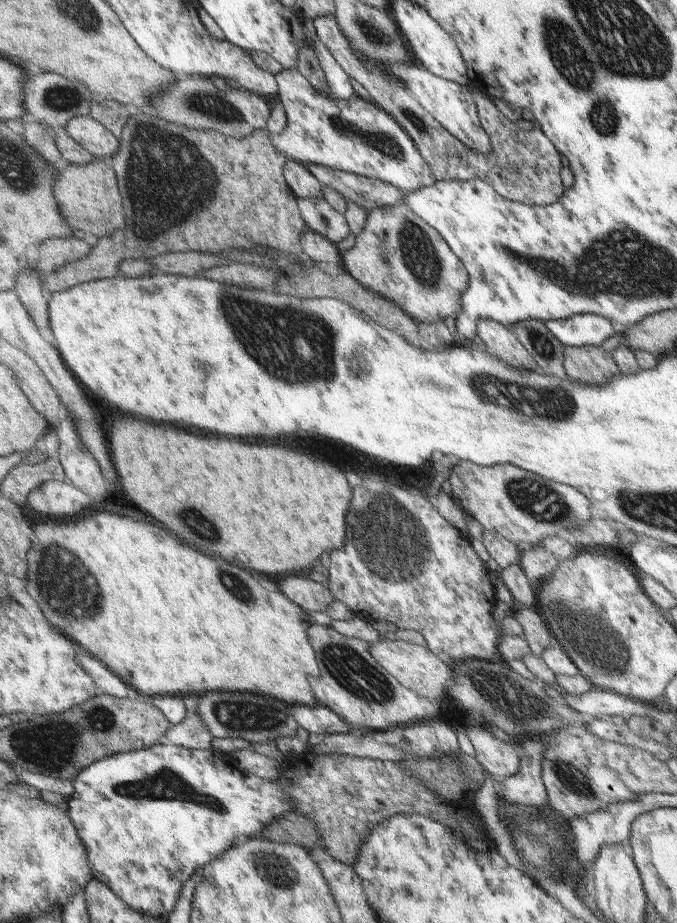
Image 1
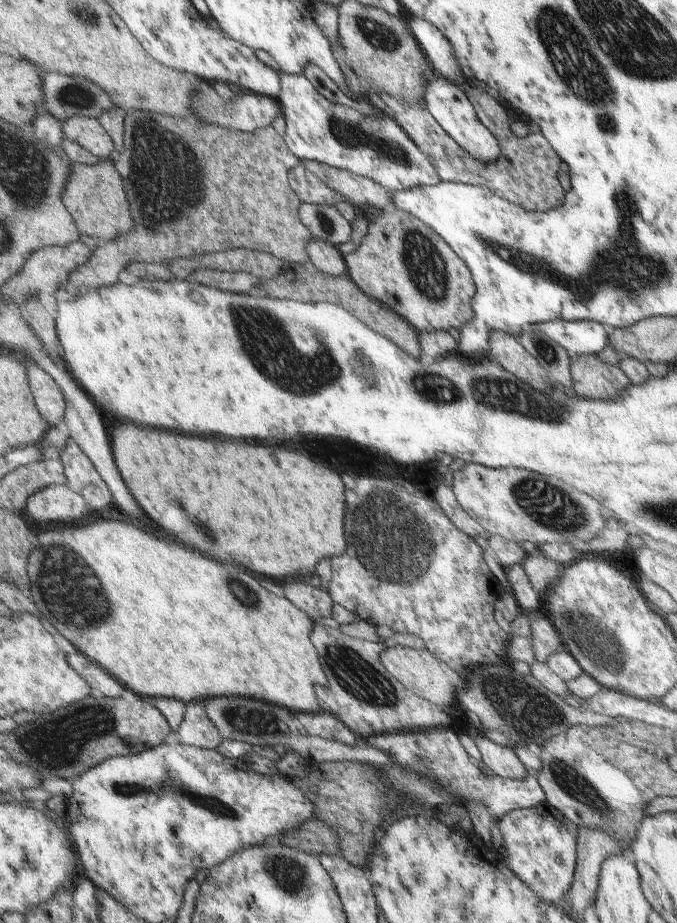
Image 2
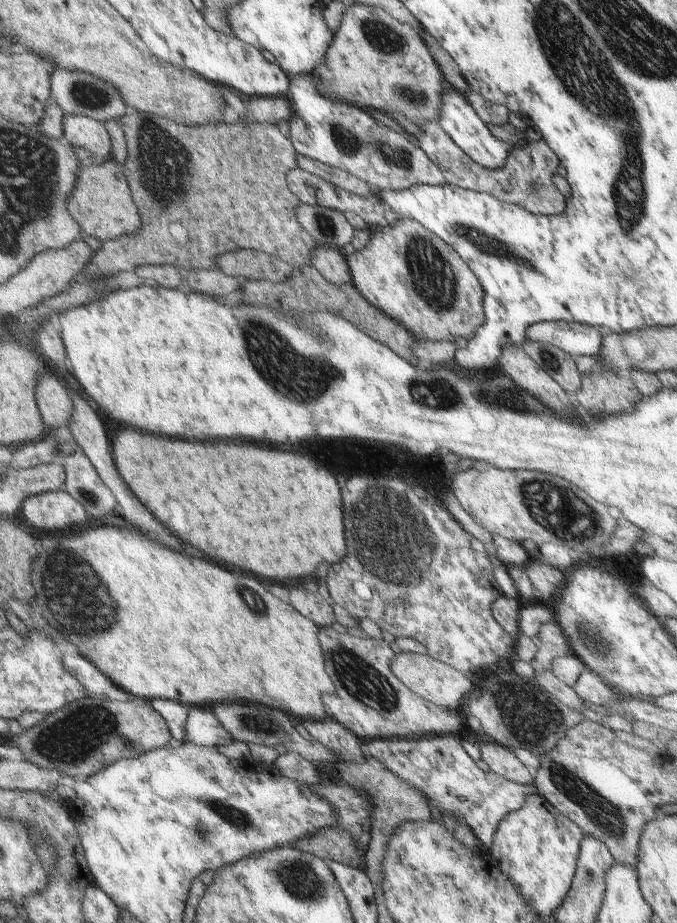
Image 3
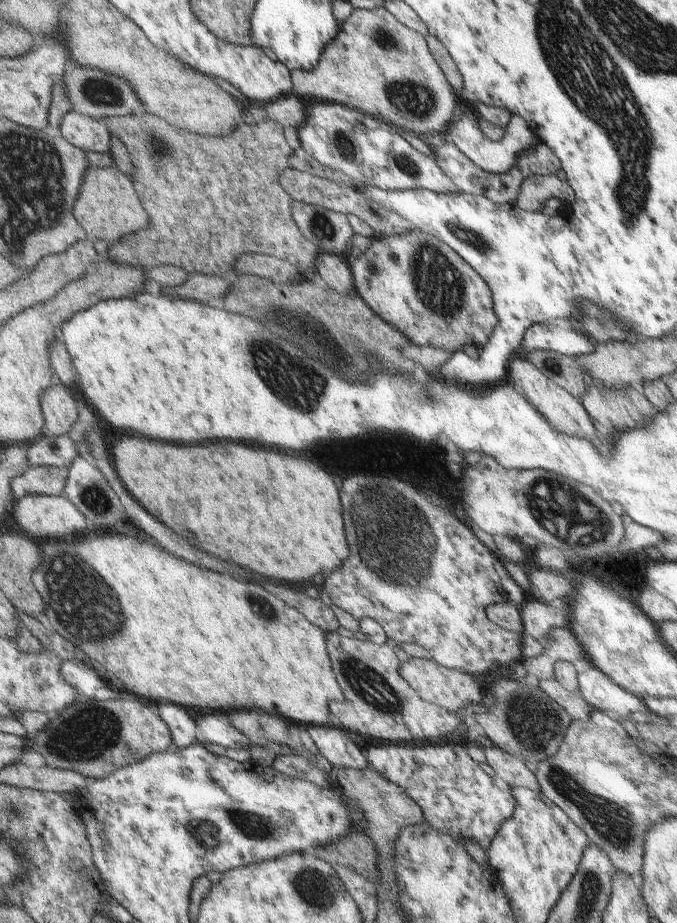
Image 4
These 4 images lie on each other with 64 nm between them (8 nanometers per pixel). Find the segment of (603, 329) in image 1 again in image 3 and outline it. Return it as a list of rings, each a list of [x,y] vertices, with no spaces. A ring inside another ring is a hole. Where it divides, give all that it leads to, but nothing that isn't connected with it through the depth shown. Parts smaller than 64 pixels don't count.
[[[539,322],[529,326],[529,340],[547,342],[561,348],[567,358],[597,356],[603,348],[603,330],[577,322]]]

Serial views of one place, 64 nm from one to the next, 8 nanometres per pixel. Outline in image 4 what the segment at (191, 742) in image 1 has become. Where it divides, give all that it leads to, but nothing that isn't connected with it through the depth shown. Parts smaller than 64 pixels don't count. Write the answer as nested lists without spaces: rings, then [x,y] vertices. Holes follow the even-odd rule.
[[[201,712],[195,716],[195,724],[197,724],[197,740],[199,744],[217,744],[221,748],[241,748],[241,746],[249,746],[251,742],[239,734],[229,720],[219,714],[219,712]]]

